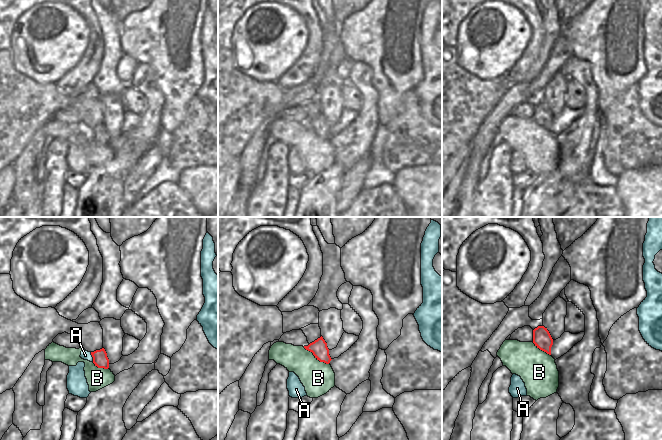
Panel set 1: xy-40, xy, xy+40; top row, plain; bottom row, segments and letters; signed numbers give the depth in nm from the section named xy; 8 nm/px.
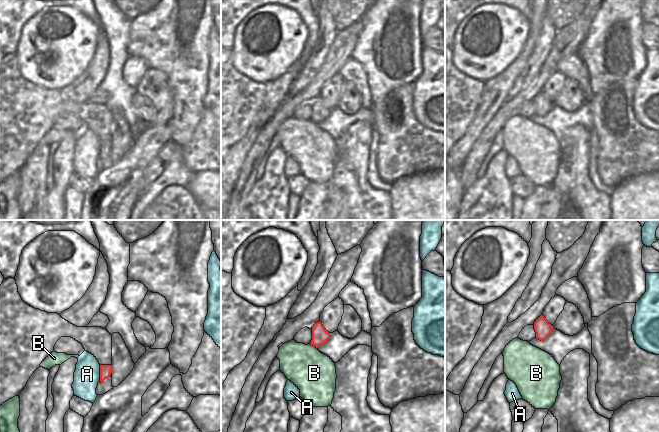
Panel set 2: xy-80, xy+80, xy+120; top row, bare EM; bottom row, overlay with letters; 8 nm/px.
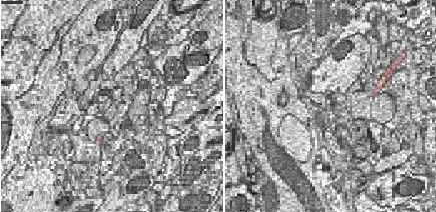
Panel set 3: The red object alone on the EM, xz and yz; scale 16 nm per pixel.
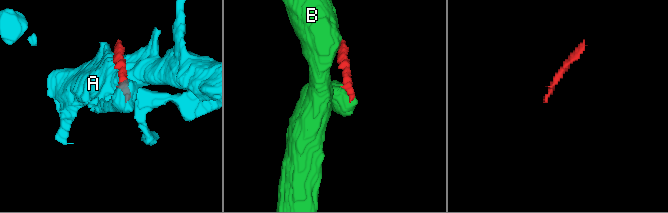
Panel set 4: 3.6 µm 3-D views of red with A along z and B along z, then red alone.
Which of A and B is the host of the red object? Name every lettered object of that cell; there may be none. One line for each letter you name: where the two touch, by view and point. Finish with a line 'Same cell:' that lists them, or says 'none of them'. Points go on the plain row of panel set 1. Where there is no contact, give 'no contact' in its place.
Same cell: none of them

